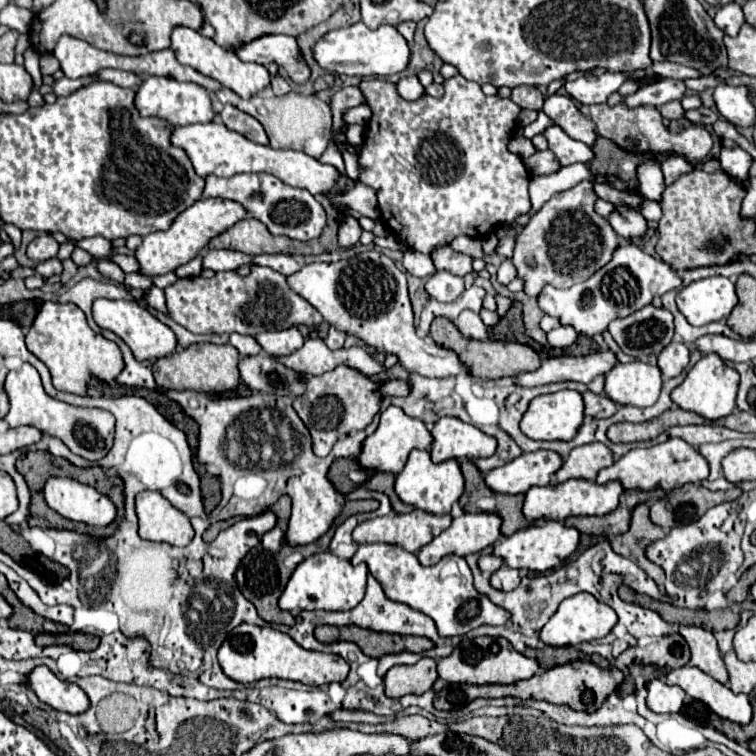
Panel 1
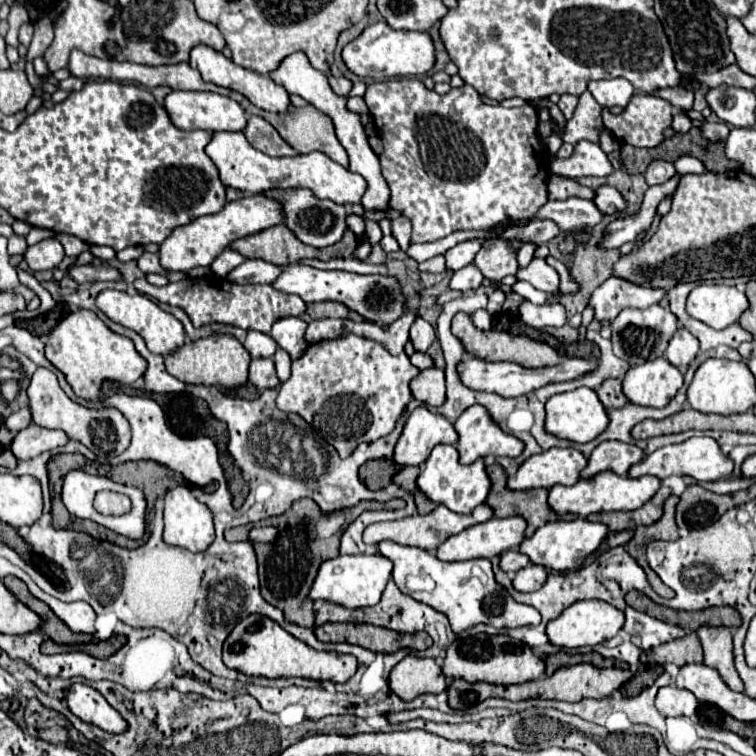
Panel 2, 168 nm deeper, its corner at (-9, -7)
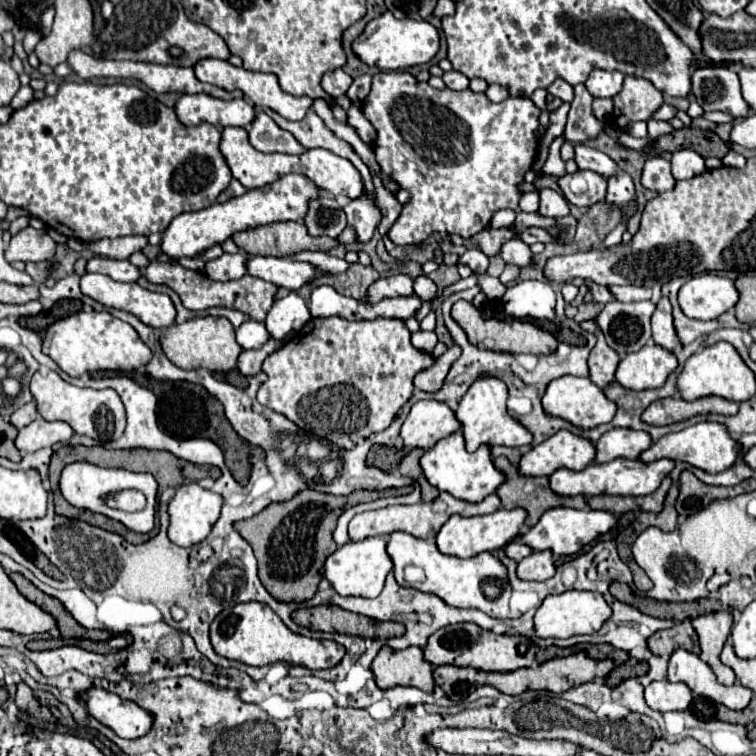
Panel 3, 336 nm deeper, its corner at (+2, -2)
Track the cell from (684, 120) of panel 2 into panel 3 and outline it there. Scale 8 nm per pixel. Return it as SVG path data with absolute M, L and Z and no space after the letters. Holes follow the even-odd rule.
M648 120L648 136L656 138L656 136L662 136L662 134L670 134L672 132L672 126L670 122L664 122L664 120Z

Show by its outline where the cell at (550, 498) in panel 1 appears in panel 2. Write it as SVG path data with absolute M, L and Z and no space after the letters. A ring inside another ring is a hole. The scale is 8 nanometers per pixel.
M603 471L603 473L597 473L589 479L581 479L579 483L575 483L571 487L567 487L567 485L551 487L549 489L549 503L551 503L551 509L555 509L559 515L575 513L575 515L587 517L587 515L599 513L599 511L633 511L633 509L639 509L643 503L647 503L657 493L659 487L661 487L661 481L653 475L631 479L627 475Z

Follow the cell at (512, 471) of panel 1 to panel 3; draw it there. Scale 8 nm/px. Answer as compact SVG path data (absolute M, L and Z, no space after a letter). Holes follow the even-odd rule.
M560 430L554 436L546 438L542 444L534 446L520 458L520 474L532 476L550 476L560 468L582 470L596 456L594 444L574 436L568 430Z

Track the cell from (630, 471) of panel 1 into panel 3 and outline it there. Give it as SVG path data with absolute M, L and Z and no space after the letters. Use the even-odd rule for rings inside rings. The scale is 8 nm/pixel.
M700 422L694 424L690 428L684 428L680 432L662 436L658 442L654 442L648 450L644 450L640 454L640 462L654 462L660 458L668 458L668 460L680 460L686 462L694 468L700 468L704 472L722 472L726 468L730 468L736 460L736 456L740 454L740 444L736 440L730 438L730 434L726 432L726 428L718 422Z

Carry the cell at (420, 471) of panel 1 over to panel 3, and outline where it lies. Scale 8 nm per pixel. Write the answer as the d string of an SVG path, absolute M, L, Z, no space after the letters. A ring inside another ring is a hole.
M460 430L456 434L450 434L446 438L442 438L430 450L426 450L422 460L420 460L420 468L422 468L422 474L426 476L426 480L434 488L438 488L440 492L448 492L454 498L460 498L464 502L480 502L482 498L492 494L504 482L504 474L498 472L492 464L490 448L480 446L472 454L466 452L464 436L462 436Z

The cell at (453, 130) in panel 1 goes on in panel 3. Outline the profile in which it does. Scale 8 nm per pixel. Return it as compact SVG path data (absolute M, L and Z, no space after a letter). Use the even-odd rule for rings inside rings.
M378 72L372 78L370 94L362 102L362 112L378 132L372 148L382 174L410 192L410 202L402 206L400 216L388 230L388 238L394 244L416 244L434 232L474 236L490 224L496 210L518 210L520 184L532 168L538 148L534 132L540 108L530 98L506 98L494 104L484 94L470 90L436 90L428 82L418 82L408 72Z

